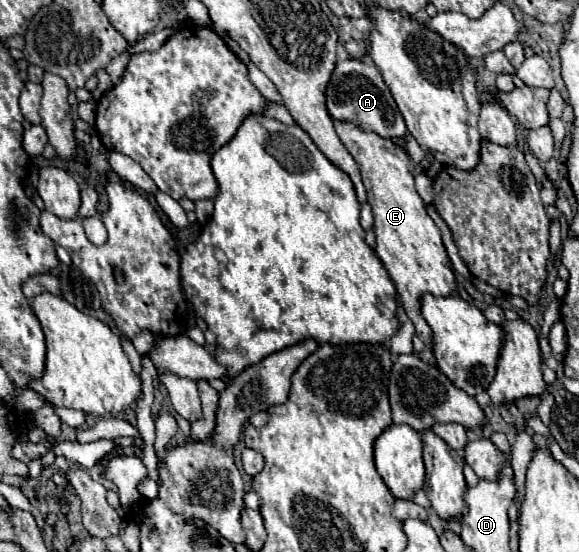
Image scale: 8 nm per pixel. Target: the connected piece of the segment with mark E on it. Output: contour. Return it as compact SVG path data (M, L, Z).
M336 120L334 128L342 144L356 160L364 188L368 192L368 204L372 206L372 214L374 214L374 226L372 226L376 234L374 252L382 260L392 282L396 284L406 314L416 326L416 334L430 348L432 336L426 320L420 316L420 296L426 292L434 296L450 296L454 294L456 280L440 238L440 230L426 214L424 202L414 188L414 174L410 172L412 160L408 152L402 146L398 146L394 140L382 138L376 132L364 132L354 122Z

